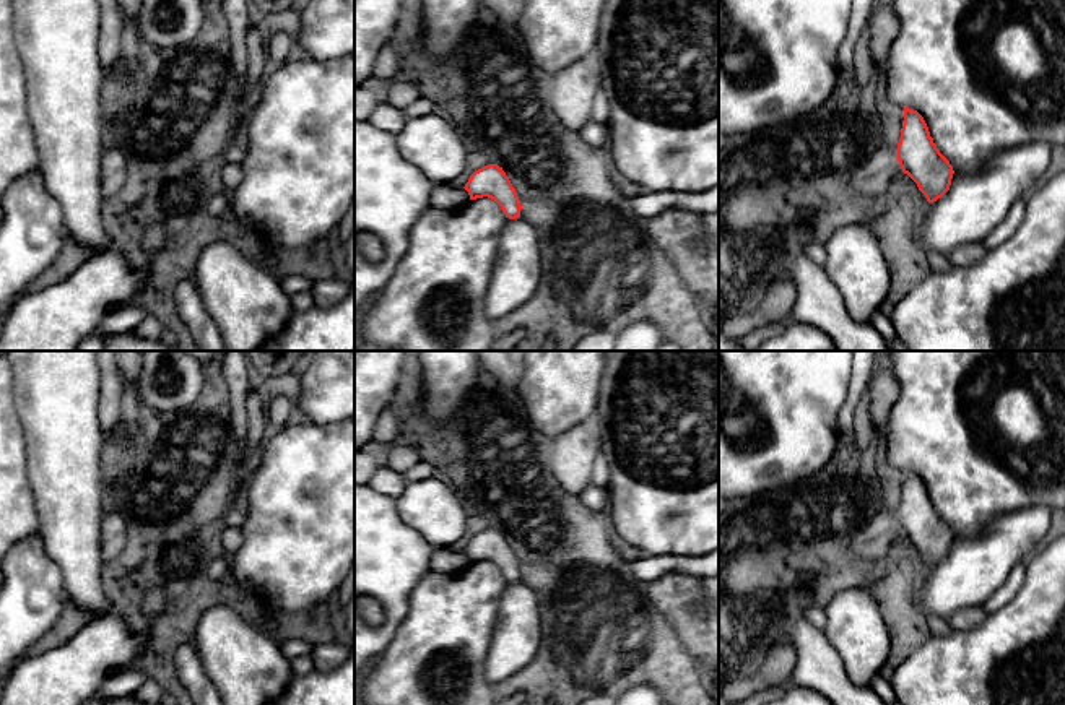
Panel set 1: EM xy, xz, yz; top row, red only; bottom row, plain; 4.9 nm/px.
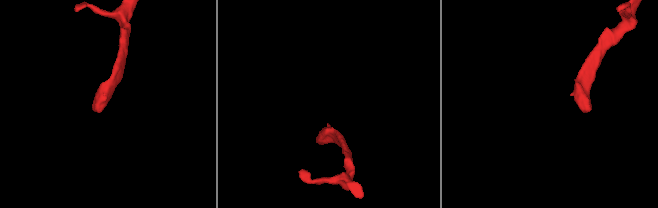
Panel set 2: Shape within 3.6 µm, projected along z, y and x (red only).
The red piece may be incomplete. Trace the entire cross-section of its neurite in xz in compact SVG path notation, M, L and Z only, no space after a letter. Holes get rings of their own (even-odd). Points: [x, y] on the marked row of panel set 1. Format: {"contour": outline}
{"contour": "M488 164L475 171L463 188L468 192L470 200L488 197L501 206L506 218L520 218L522 205L517 192L498 164Z"}

